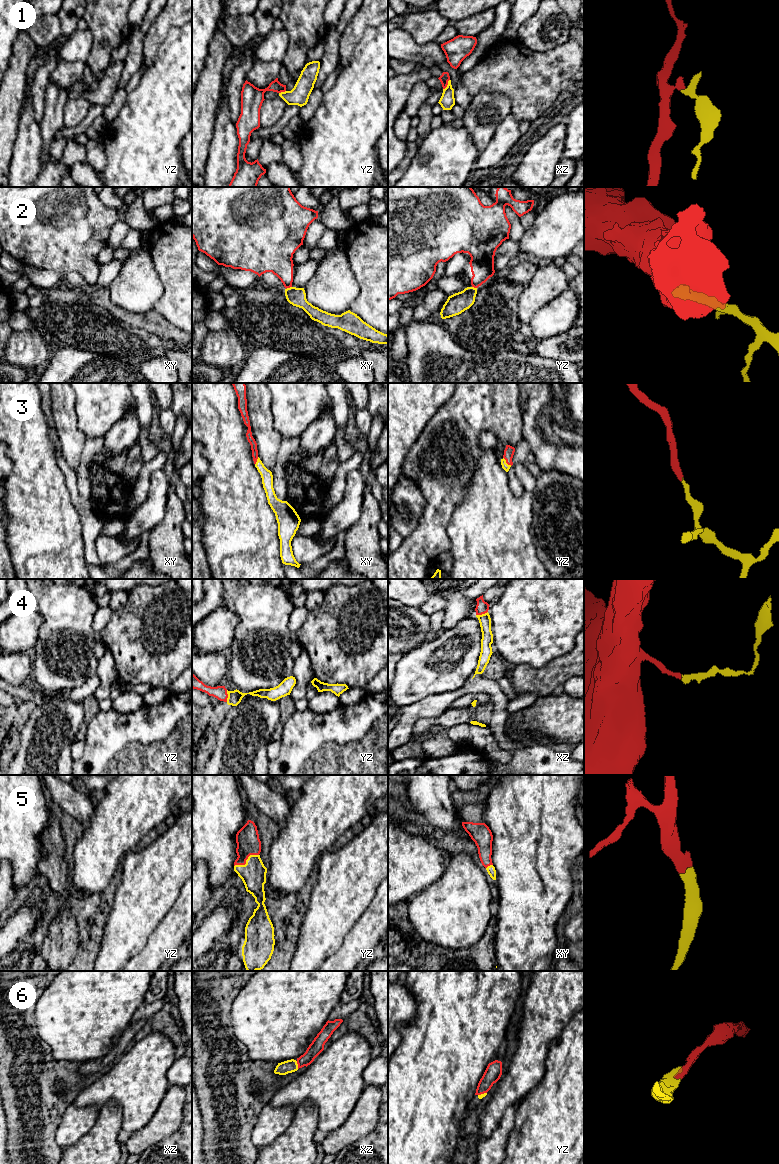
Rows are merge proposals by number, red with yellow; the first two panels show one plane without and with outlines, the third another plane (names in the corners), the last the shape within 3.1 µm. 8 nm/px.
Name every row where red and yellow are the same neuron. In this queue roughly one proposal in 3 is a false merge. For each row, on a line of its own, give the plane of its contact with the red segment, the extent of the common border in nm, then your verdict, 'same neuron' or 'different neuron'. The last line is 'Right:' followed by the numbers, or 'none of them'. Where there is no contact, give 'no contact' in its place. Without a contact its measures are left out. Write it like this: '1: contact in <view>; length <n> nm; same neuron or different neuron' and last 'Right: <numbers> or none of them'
1: contact in xz; length 100 nm; different neuron
2: contact in xy; length 50 nm; different neuron
3: contact in yz; length 100 nm; same neuron
4: contact in yz; length 100 nm; same neuron
5: contact in yz; length 220 nm; same neuron
6: contact in xz; length 70 nm; same neuron
Right: 3, 4, 5, 6

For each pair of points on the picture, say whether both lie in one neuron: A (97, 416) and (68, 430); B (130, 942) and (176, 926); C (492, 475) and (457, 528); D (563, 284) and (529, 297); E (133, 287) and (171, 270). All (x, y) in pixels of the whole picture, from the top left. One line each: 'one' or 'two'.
A: two
B: two
C: one
D: one
E: two

